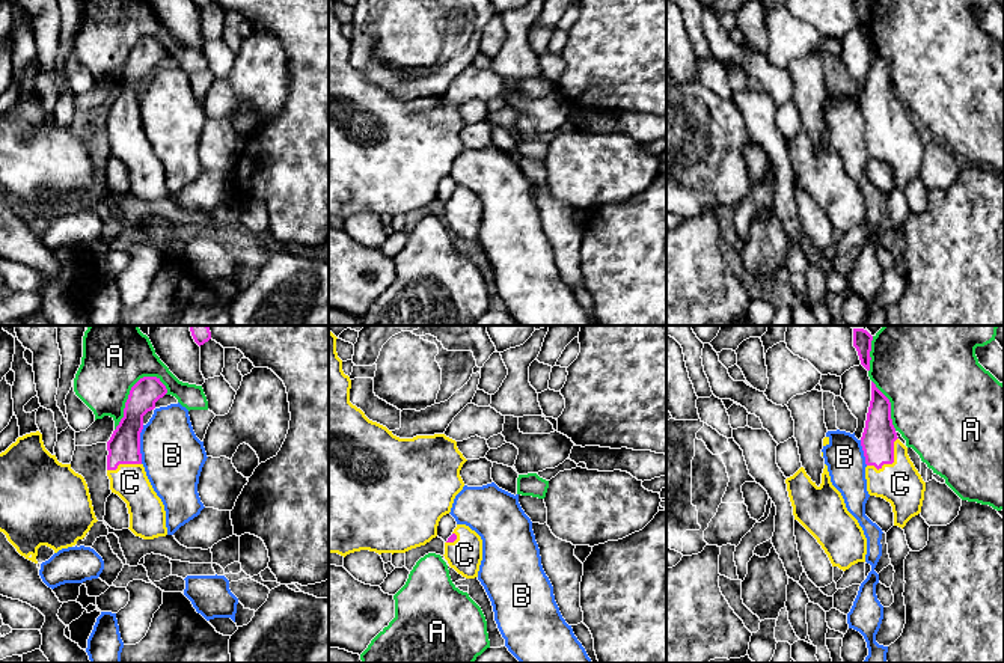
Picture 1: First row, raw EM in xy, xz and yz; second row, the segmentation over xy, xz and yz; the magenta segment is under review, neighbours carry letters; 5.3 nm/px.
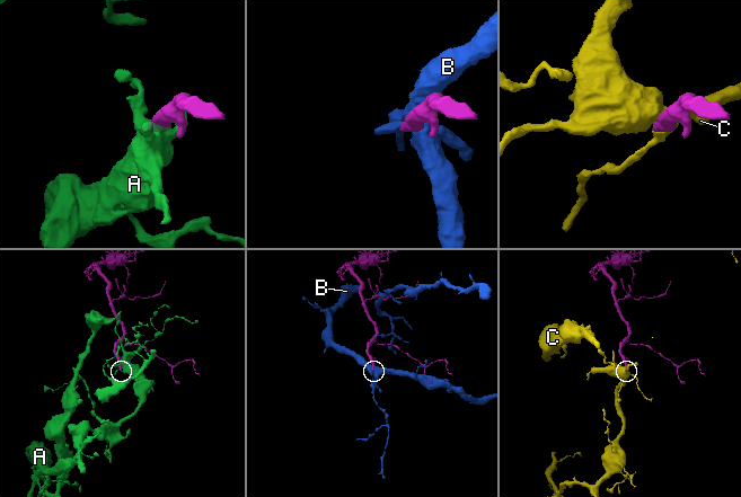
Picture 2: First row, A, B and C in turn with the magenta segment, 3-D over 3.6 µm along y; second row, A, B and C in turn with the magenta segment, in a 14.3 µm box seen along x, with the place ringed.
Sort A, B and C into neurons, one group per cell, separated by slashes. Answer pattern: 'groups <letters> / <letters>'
groups A / B / C

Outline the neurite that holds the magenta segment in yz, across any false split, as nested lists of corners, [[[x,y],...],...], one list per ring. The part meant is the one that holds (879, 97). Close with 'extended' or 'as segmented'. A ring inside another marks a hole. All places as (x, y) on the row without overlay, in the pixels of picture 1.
[[[871,44],[871,63],[867,75],[865,90],[861,99],[865,119],[865,142],[870,158],[882,160],[891,166],[894,188],[905,190],[906,185],[921,175],[926,145],[908,118],[908,110],[898,102],[891,81],[891,65]]] | extended

